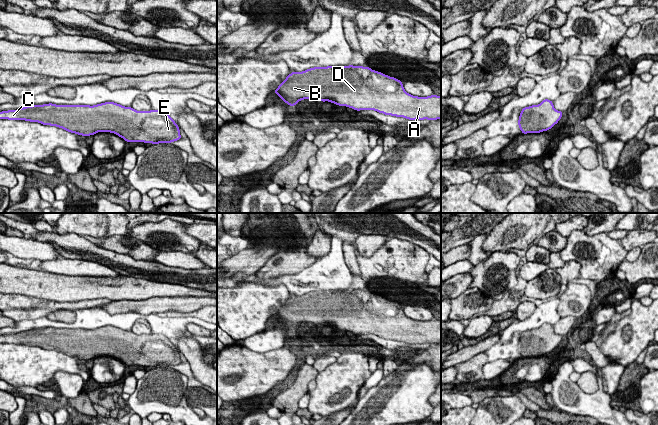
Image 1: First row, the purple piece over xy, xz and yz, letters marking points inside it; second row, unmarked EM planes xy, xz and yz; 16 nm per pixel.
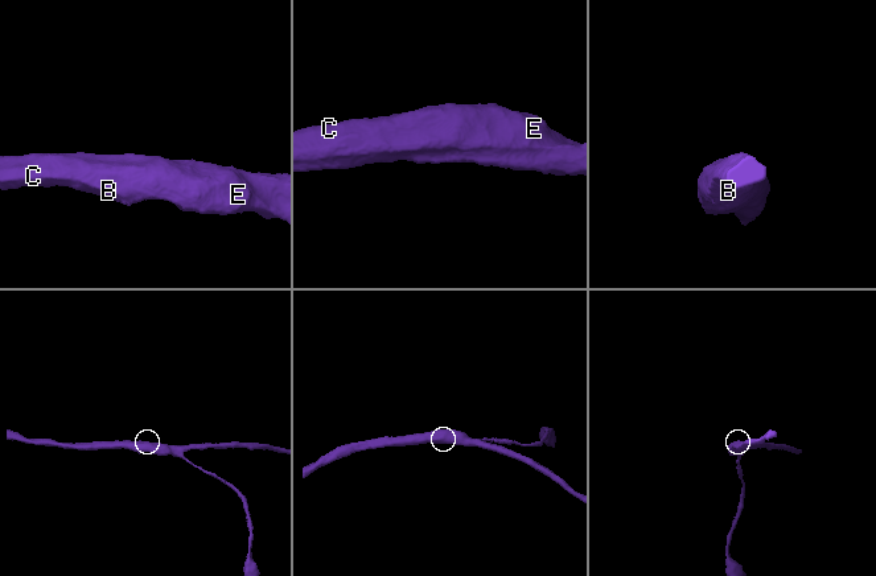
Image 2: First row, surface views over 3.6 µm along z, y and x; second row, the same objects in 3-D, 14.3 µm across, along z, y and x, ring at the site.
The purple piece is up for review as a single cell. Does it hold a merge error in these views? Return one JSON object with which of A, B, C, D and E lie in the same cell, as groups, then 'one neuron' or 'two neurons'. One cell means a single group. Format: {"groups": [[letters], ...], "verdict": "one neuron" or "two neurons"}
{"groups": [["A", "B", "C", "D", "E"]], "verdict": "one neuron"}

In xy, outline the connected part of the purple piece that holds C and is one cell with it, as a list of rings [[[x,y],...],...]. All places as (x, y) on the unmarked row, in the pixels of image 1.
[[[114,326],[97,329],[32,329],[0,336],[0,343],[25,344],[62,352],[68,356],[82,360],[94,359],[98,356],[110,356],[123,362],[126,366],[171,367],[181,363],[179,350],[164,335],[137,335]]]

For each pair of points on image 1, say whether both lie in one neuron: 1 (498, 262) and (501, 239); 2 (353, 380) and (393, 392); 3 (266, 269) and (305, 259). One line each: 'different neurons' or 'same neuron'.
1: different neurons
2: different neurons
3: same neuron

